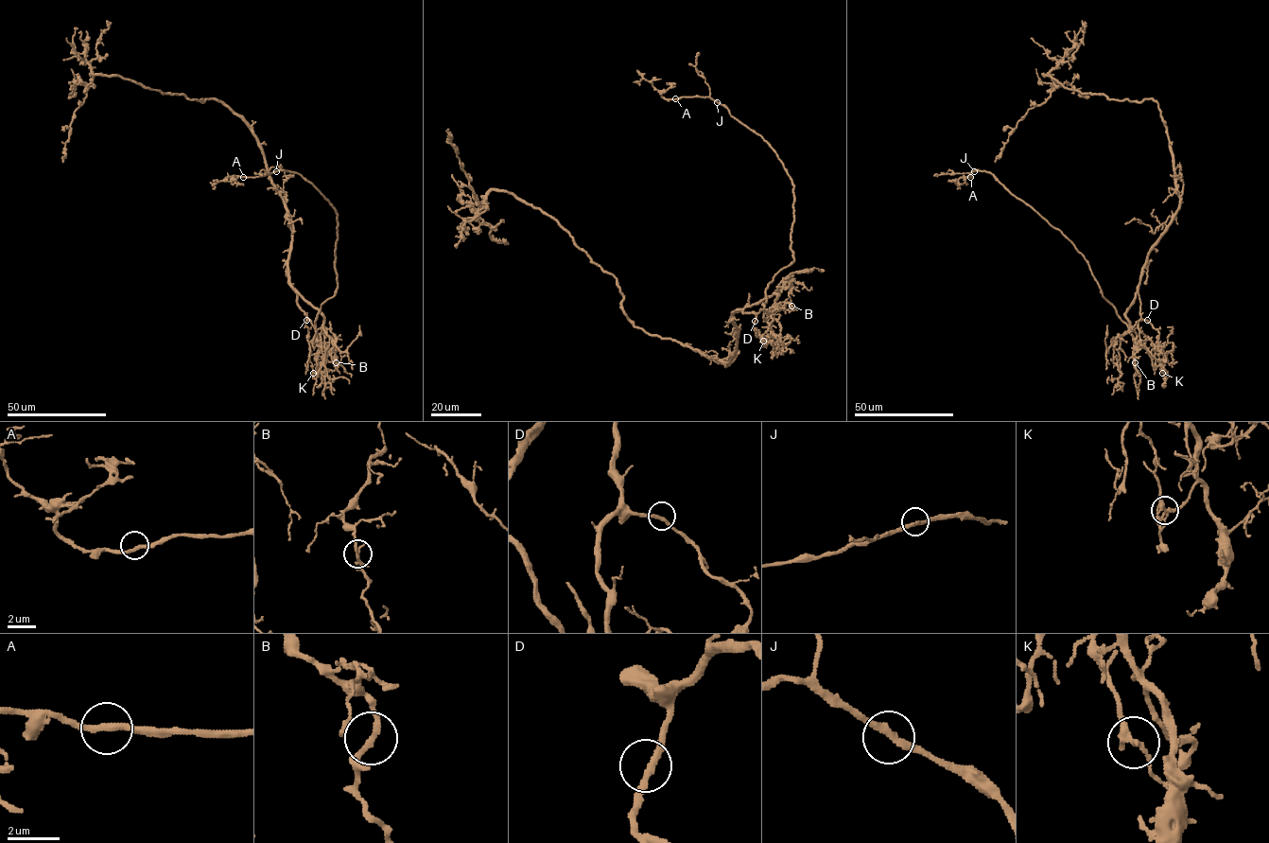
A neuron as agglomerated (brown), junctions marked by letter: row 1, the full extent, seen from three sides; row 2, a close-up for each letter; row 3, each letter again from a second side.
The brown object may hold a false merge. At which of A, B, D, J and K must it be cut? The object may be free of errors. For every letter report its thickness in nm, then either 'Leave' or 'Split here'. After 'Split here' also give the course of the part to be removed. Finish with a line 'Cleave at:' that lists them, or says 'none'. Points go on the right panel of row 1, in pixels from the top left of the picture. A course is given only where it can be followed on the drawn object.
A: Thickness 240 nm. Leave
B: Thickness 200 nm. Leave
D: Thickness 240 nm. Leave
J: Thickness 260 nm. Leave
K: Thickness 240 nm. Split here. Course of the part to remove: (1163, 373), (1155, 344), (1147, 336), (1136, 348), (1059, 230), (991, 173), (972, 171), (958, 188)
Cleave at: K

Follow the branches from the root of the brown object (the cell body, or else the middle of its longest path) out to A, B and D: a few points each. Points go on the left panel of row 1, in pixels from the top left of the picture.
A: (291, 247), (288, 279), (316, 331), (313, 348), (321, 306), (338, 287), (337, 213), (297, 173), (243, 177)
B: (291, 247), (288, 275), (297, 293), (298, 307), (310, 321), (318, 343), (328, 350), (336, 362)
D: (291, 247), (288, 256), (288, 279), (306, 320)

